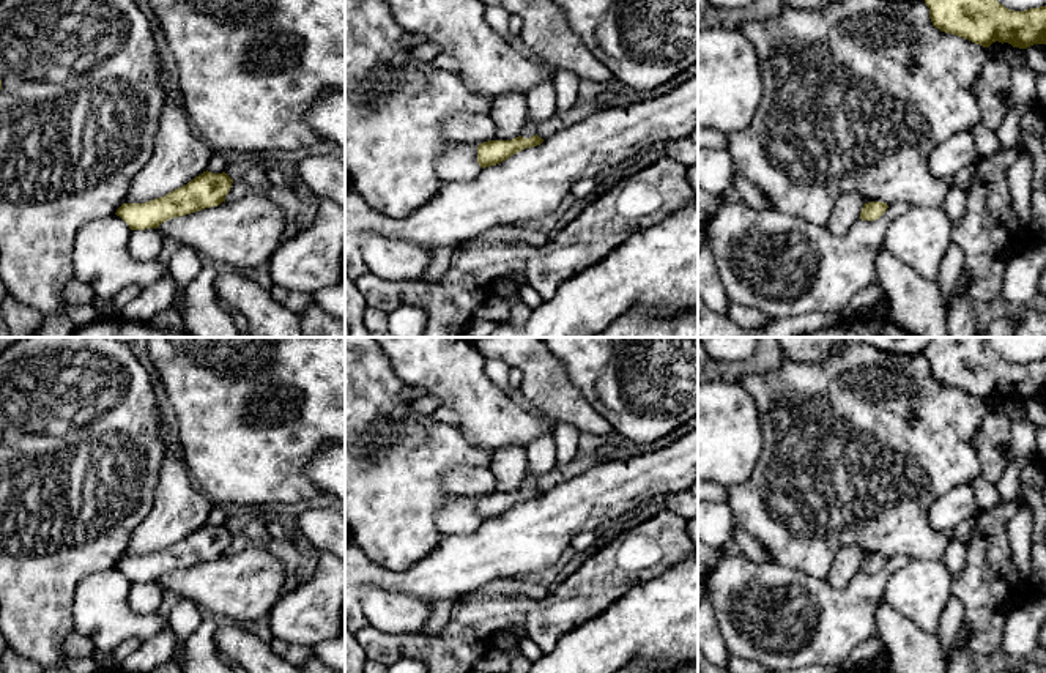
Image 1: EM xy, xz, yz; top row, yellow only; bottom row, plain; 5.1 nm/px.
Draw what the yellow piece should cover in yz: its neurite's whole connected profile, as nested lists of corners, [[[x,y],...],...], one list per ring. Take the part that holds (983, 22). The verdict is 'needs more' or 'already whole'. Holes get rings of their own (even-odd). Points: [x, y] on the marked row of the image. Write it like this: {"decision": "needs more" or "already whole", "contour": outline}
{"decision": "already whole", "contour": [[[925,0],[925,3],[936,28],[983,47],[989,47],[996,41],[1008,43],[1019,49],[1046,44],[1046,6],[1011,11],[997,0]]]}

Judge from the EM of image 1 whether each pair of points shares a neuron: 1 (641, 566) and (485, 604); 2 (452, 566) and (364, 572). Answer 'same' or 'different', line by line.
1: same
2: same

